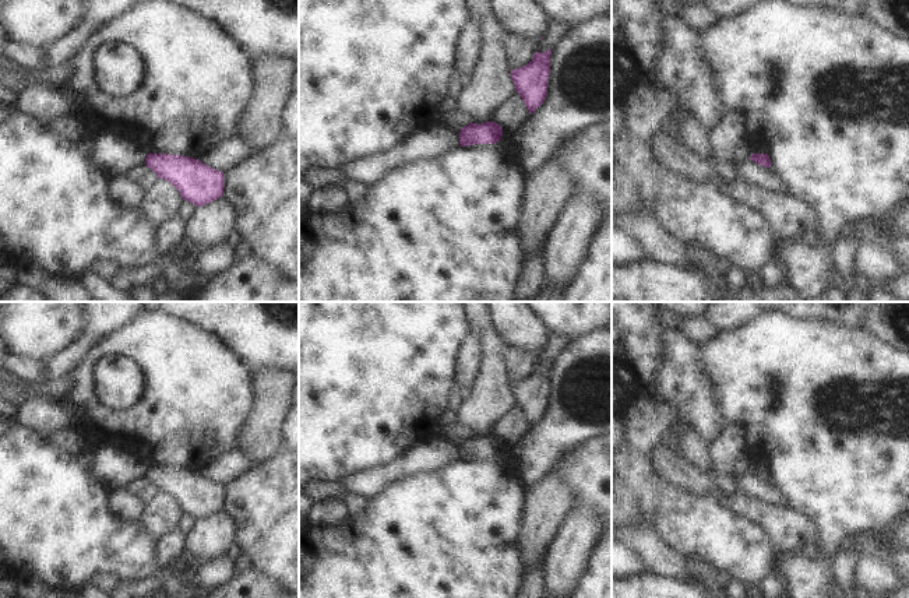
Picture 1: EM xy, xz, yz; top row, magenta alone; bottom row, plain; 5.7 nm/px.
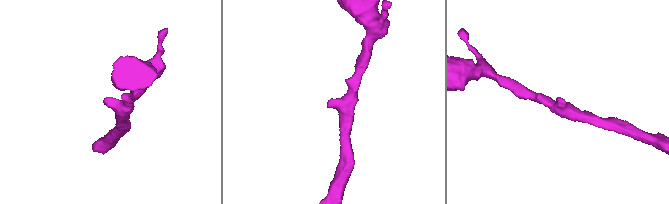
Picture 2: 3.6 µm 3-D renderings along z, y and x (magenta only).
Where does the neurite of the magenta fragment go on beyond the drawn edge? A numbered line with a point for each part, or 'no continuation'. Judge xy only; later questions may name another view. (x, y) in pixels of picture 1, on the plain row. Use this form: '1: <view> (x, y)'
no continuation

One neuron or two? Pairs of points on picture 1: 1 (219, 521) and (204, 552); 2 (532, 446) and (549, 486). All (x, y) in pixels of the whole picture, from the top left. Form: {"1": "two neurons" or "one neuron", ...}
{"1": "one neuron", "2": "two neurons"}

